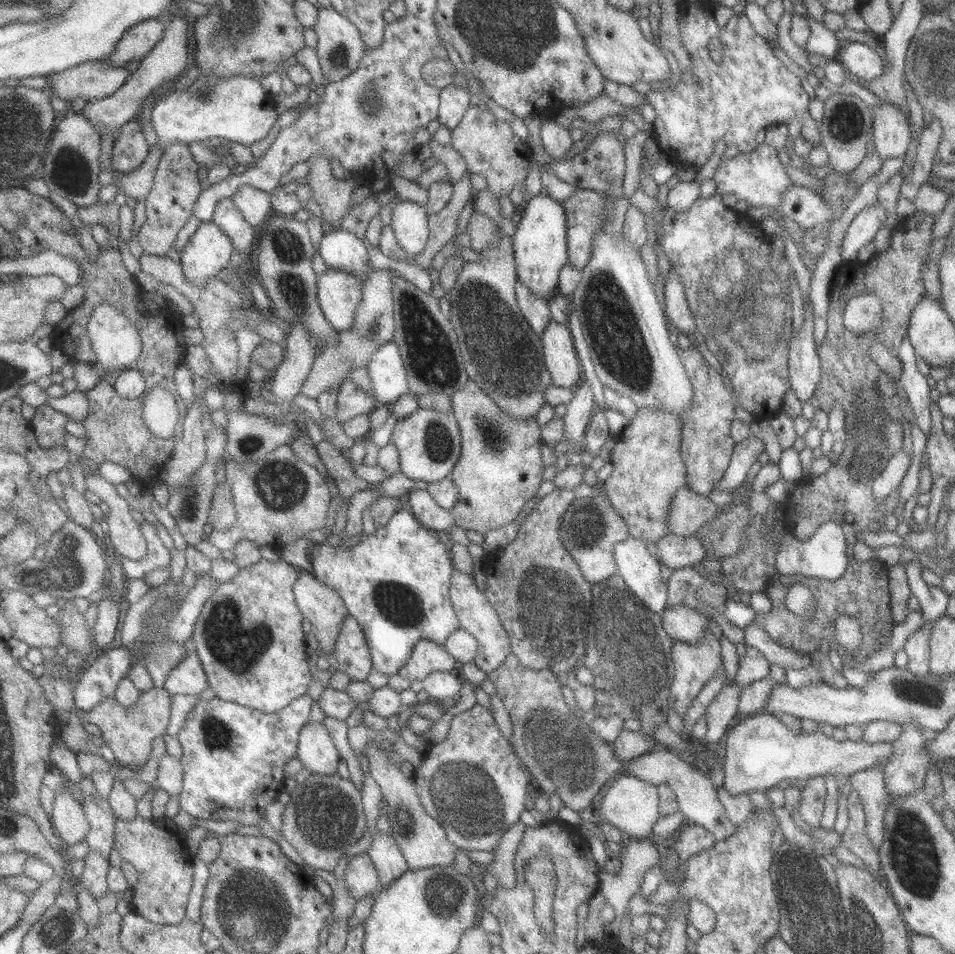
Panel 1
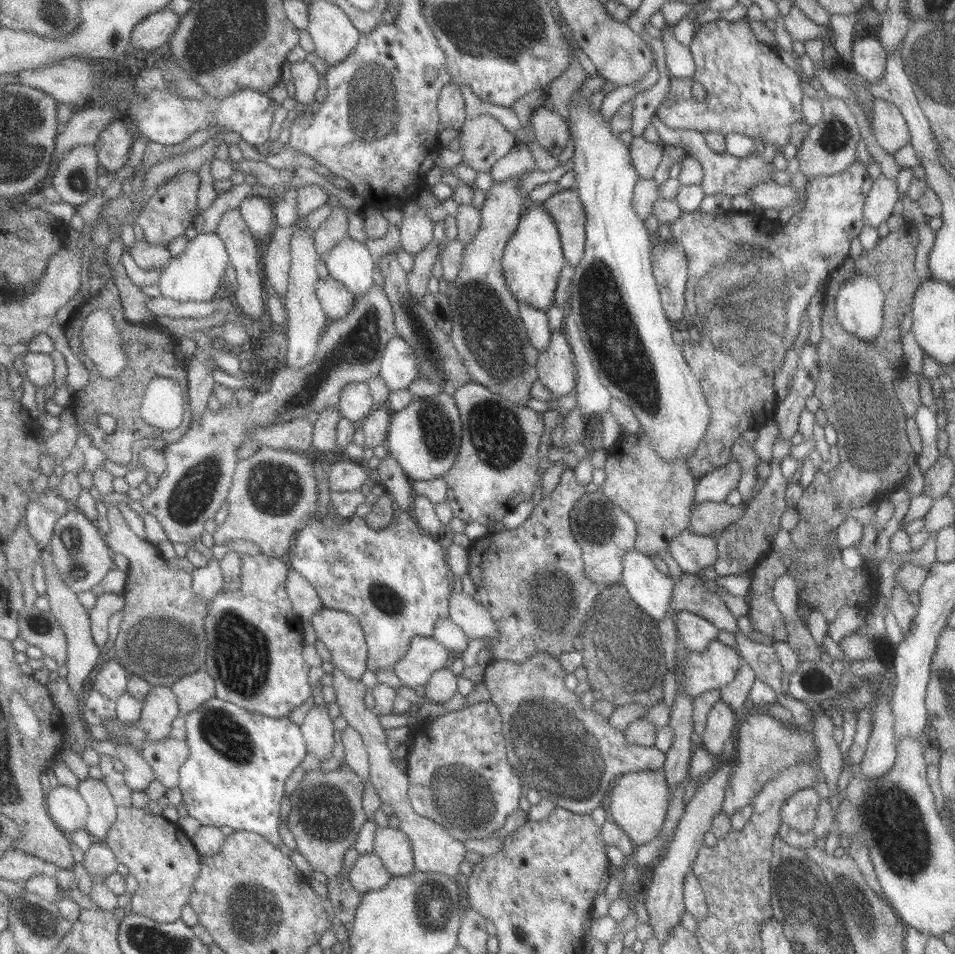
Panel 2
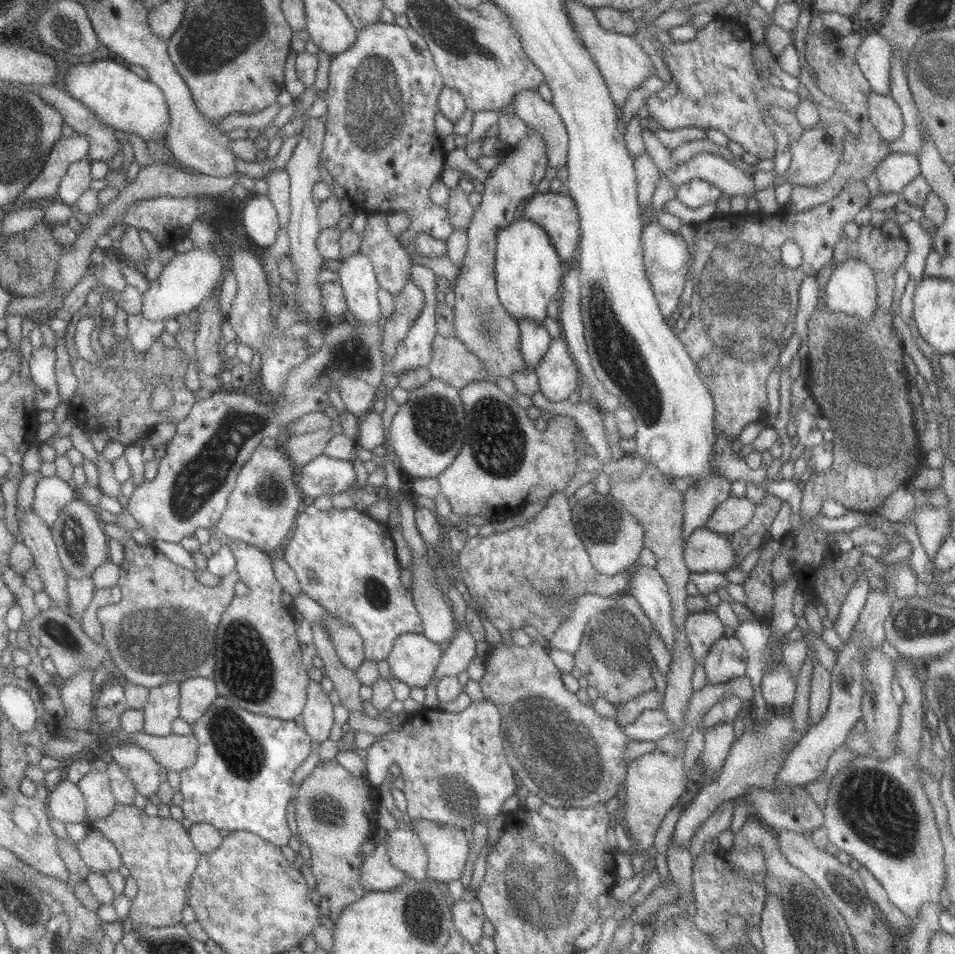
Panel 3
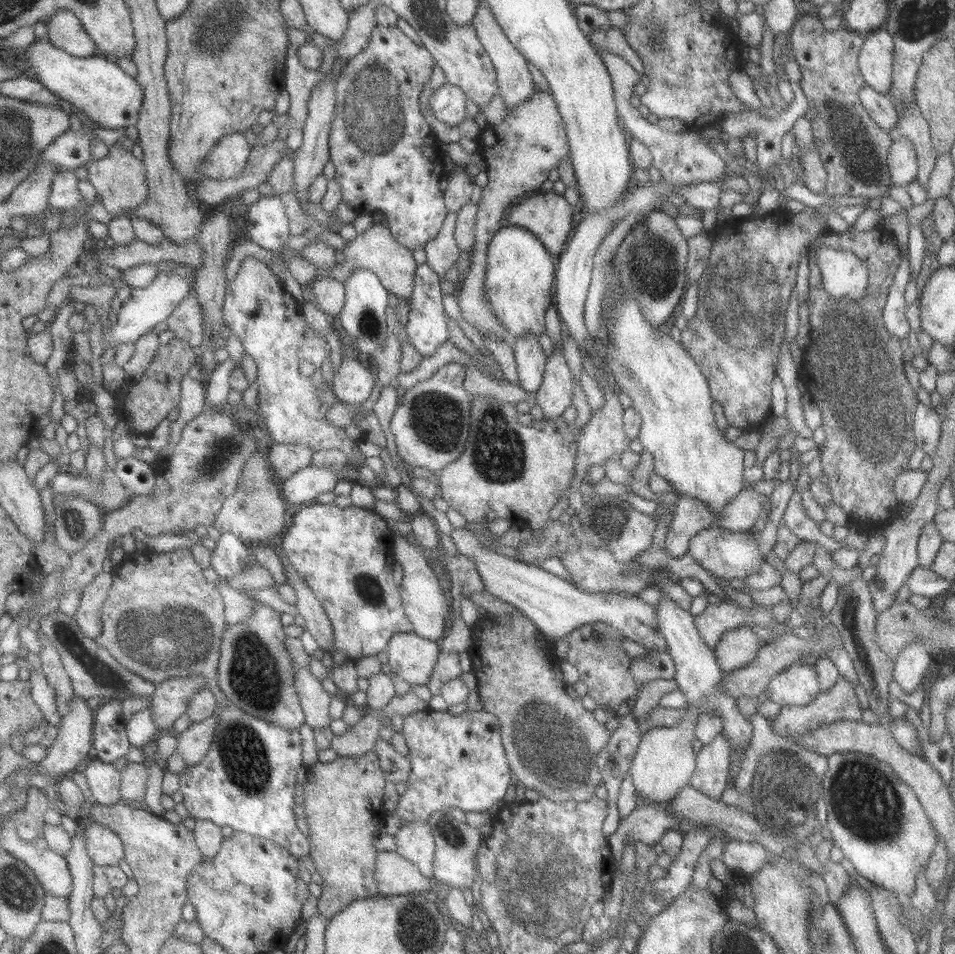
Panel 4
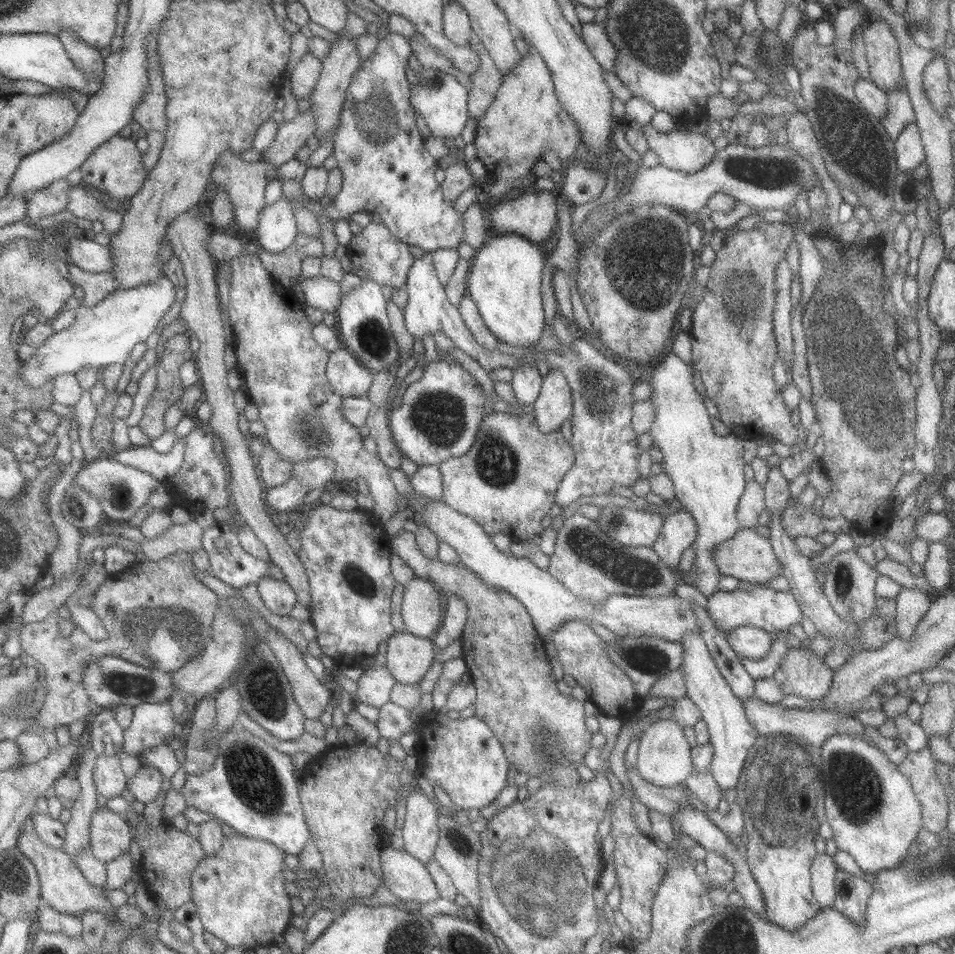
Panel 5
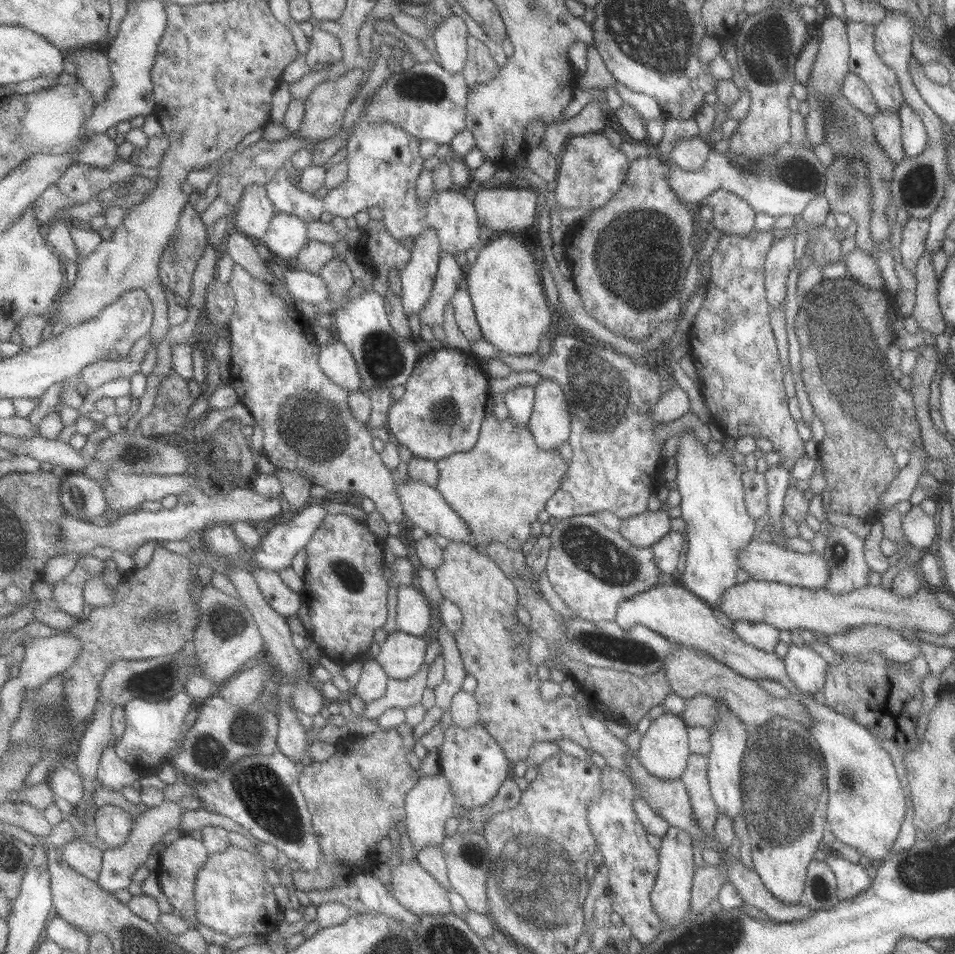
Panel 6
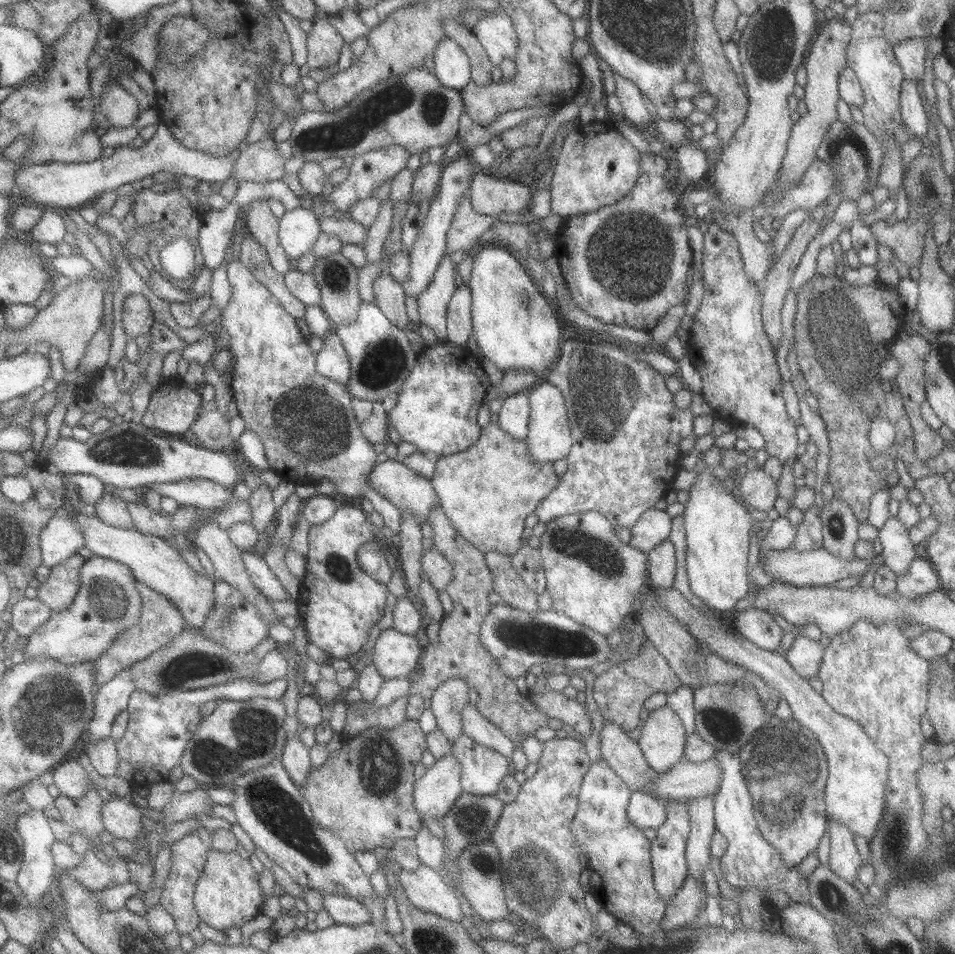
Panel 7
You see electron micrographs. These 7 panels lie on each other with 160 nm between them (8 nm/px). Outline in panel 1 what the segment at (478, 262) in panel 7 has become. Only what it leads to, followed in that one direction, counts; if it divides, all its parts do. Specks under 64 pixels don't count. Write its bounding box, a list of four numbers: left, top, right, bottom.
[514,195,570,299]

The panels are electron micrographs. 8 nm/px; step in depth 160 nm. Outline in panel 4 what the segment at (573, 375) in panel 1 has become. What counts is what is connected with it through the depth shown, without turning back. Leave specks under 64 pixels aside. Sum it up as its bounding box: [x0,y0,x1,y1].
[536,349,575,419]

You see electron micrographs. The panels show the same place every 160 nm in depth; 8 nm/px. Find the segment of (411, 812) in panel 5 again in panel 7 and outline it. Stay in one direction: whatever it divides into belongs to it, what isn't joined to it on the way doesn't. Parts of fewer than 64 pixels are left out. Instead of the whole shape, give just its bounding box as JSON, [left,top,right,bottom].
[415,751,464,822]

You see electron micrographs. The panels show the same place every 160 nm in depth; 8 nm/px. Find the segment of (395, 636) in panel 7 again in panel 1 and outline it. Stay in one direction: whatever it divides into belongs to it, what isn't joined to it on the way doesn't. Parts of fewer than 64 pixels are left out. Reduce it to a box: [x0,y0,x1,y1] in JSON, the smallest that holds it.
[398,640,460,680]

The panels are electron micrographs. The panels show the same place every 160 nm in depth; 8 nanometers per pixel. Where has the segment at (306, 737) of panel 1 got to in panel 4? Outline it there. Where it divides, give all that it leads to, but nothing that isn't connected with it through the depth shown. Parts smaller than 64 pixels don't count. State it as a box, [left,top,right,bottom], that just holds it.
[295,664,334,730]

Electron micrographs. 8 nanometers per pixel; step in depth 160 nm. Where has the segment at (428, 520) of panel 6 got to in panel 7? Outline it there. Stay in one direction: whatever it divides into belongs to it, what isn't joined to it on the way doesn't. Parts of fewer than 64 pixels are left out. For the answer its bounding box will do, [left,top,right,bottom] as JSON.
[370,460,440,524]

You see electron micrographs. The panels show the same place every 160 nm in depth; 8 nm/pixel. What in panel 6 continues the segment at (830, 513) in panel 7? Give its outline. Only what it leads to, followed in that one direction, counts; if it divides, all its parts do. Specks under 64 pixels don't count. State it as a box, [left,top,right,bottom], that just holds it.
[822,526,872,596]

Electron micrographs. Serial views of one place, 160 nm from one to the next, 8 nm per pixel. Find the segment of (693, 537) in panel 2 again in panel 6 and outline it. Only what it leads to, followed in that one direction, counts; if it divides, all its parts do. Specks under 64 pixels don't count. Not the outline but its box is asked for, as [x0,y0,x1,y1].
[736,538,827,589]

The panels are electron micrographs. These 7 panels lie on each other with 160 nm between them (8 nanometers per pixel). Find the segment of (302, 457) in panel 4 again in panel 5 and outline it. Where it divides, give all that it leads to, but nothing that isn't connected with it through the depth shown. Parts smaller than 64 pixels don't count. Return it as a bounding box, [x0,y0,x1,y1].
[258,439,293,489]

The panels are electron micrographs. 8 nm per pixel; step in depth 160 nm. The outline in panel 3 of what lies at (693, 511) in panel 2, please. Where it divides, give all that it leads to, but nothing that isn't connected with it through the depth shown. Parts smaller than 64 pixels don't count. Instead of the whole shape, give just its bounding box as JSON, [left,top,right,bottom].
[704,496,754,535]

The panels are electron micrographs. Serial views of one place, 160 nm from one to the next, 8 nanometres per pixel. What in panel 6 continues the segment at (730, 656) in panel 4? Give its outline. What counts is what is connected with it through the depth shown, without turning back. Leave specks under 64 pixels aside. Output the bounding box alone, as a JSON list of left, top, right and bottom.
[730,620,778,653]

